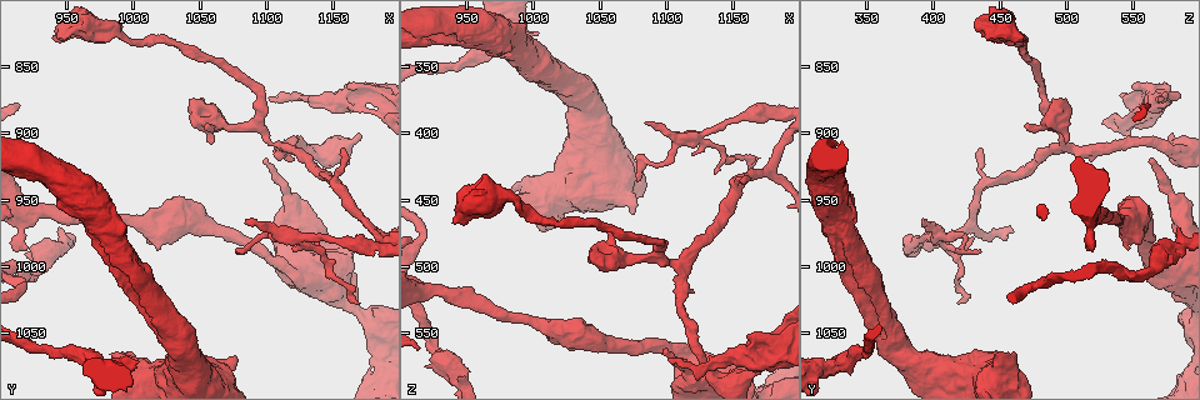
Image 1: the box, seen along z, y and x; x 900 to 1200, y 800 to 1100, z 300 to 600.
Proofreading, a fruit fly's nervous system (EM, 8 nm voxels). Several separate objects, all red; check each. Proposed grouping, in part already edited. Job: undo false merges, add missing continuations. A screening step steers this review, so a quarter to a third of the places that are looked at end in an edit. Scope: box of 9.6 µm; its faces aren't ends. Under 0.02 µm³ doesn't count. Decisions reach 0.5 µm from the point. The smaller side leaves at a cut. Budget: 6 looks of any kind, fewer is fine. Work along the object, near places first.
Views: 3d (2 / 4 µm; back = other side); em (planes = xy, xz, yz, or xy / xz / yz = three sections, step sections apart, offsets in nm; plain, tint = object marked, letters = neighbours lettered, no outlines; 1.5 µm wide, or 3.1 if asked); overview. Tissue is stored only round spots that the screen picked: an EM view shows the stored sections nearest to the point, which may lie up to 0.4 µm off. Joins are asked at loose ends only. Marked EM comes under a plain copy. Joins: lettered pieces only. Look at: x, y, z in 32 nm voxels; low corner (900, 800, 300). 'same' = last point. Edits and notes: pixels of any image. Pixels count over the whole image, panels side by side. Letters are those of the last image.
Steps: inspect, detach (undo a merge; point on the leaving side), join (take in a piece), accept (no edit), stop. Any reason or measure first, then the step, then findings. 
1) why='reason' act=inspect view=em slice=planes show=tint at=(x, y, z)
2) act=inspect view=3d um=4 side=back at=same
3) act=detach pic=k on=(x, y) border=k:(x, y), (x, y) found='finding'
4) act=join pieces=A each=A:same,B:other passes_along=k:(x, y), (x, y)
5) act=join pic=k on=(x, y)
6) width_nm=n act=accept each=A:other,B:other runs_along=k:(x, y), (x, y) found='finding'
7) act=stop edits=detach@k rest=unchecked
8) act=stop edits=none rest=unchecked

why='tapers out' act=inspect view=3d um=2 at=(1168, 1026, 420)

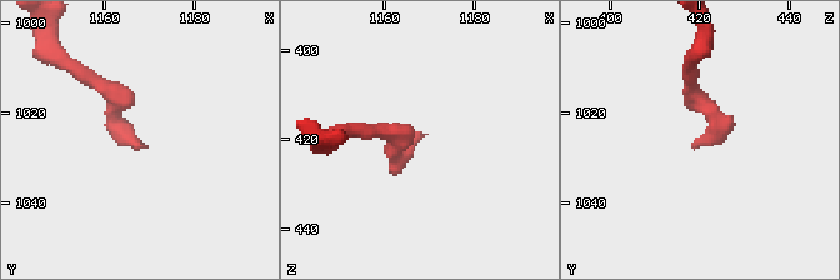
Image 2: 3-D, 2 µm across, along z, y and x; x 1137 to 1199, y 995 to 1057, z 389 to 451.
why='shape alone is not enough' act=inspect view=em slice=planes show=letters at=(1169, 1028, 420)

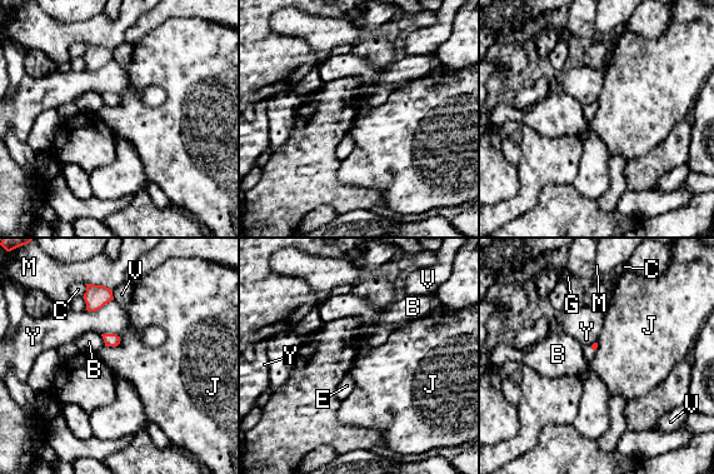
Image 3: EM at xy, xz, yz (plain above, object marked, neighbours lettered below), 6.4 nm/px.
longest_contact=Y:200nm act=accept each=B:other,C:other,E:other,G:other,J:other,M:other,V:other,Y:other border=3:(120, 337), (116, 345), (105, 347) found='none of them fits'

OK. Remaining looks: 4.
why='sharp bend' act=inspect view=em slice=xy step=8 show=tint at=(1184, 982, 386)

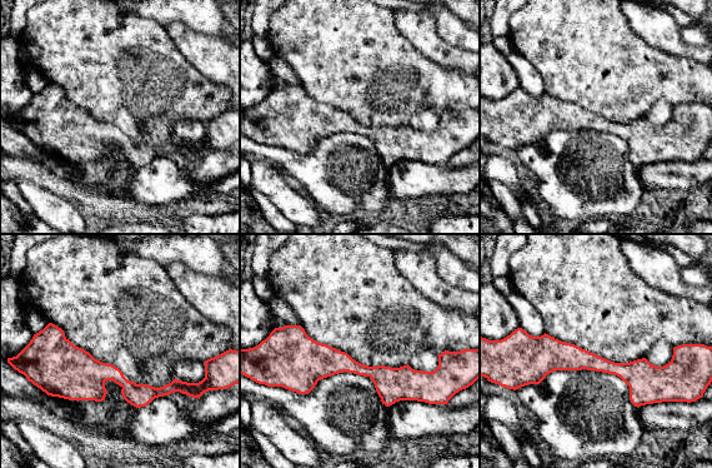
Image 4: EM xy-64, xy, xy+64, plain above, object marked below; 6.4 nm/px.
act=inspect view=em slice=planes show=letters at=same

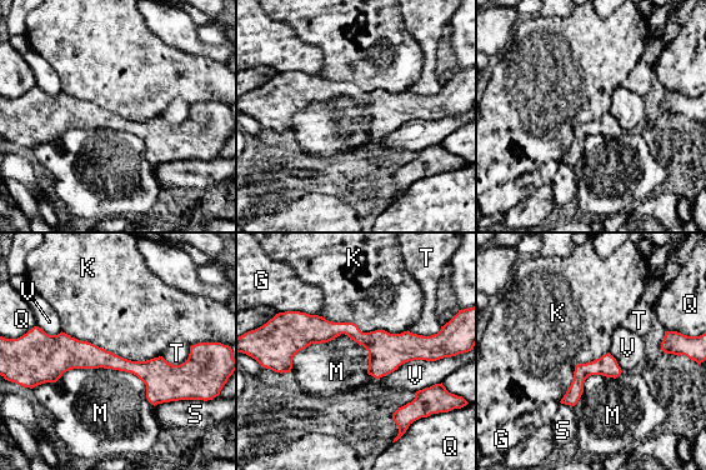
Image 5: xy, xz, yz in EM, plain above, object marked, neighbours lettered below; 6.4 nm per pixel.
longest_contact=M:750nm act=accept each=G:other,K:other,M:other,Q:other,S:other,T:other,V:other border=5:(61, 330), (129, 360), (161, 356) found='one neuron here'

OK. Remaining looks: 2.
why='free end' act=inspect view=3d um=2 at=(1170, 900, 578)

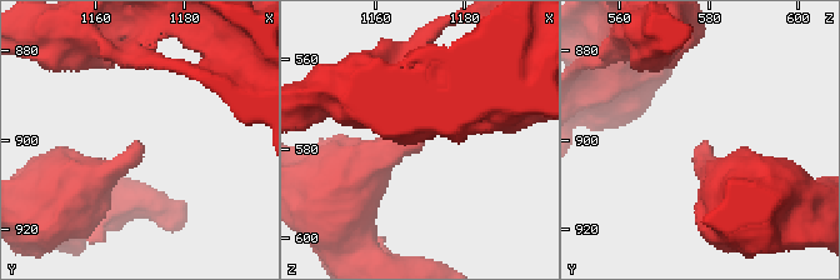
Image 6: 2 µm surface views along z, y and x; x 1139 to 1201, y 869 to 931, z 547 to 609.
act=inspect view=em slice=planes show=letters at=(1169, 902, 579)

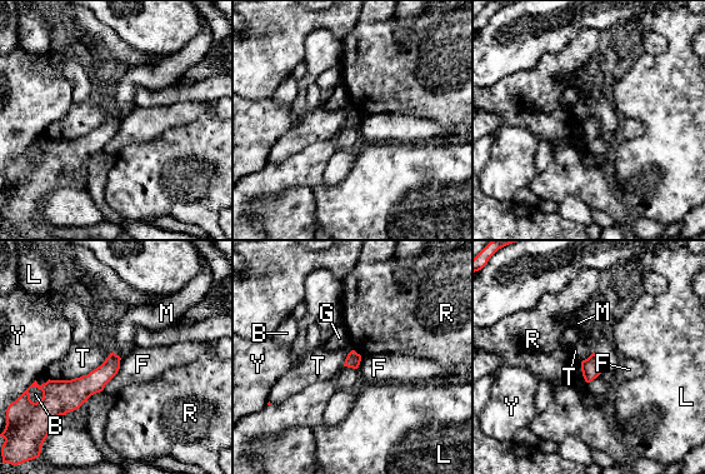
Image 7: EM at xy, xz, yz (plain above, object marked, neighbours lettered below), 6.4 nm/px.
act=accept each=B:other,F:other,G:other,L:other,M:other,R:other,T:other,Y:other border=7:(113, 350), (86, 374), (49, 379) found='no lettered piece goes on from it'

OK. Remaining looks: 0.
act=stop edits=none rest=unchecked

